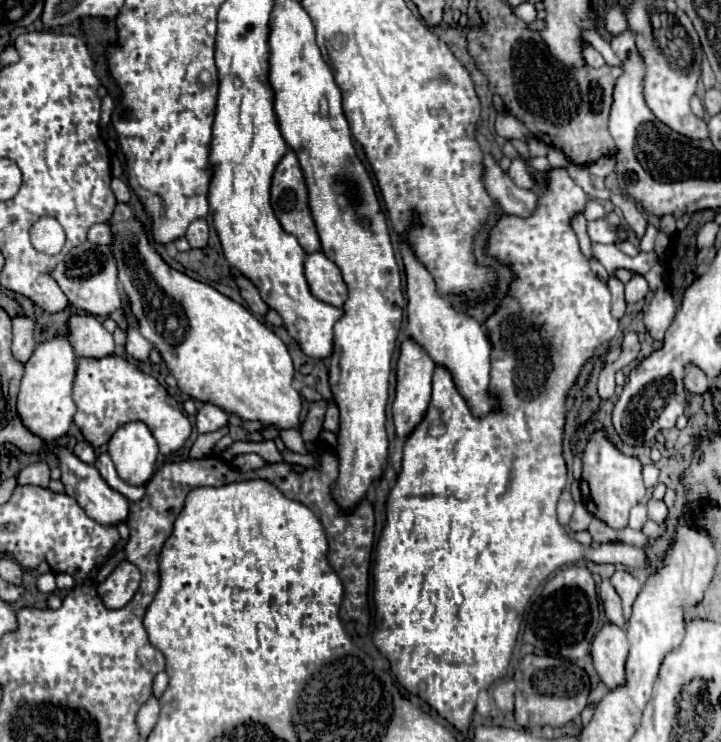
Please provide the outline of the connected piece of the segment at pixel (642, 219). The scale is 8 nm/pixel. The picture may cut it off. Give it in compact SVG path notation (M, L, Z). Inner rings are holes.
M612 195L612 203L614 203L618 209L622 209L626 225L628 225L638 237L642 237L644 231L646 231L646 215L644 215L644 211L640 211L638 205L636 205L632 199L628 199L626 195Z

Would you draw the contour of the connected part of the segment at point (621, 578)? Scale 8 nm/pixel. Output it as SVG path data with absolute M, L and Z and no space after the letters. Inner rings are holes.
M616 569L616 573L610 577L616 593L620 595L622 599L622 605L624 605L624 617L628 619L632 615L632 603L636 601L642 585L634 579L634 575L626 569Z

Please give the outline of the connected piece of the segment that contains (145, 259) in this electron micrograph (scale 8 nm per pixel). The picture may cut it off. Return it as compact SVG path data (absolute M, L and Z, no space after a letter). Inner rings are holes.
M118 203L108 223L114 231L112 247L118 263L118 281L130 301L130 311L140 325L140 333L160 351L170 373L176 377L178 387L196 401L220 405L228 415L236 415L242 421L260 421L264 425L260 433L266 441L270 437L276 439L282 429L300 427L302 395L292 387L294 365L282 339L240 303L224 297L206 283L170 269L152 249L128 205Z

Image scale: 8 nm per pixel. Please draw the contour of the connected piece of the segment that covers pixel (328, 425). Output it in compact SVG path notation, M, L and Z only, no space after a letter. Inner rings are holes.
M332 403L332 405L328 405L328 409L326 409L326 417L324 417L324 429L326 429L326 431L332 431L332 433L338 433L338 429L340 429L338 409L336 409L336 405L334 405L334 403Z

